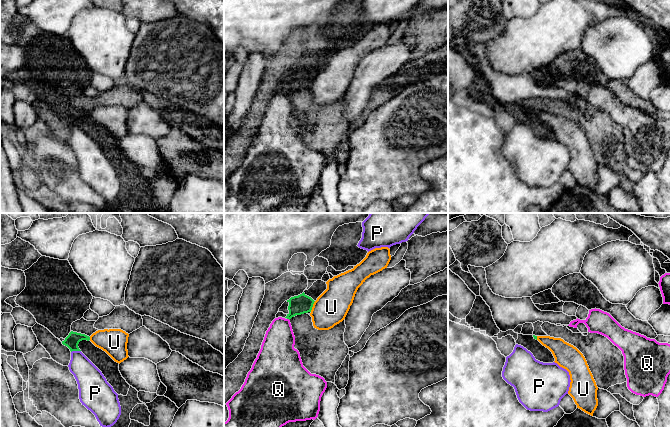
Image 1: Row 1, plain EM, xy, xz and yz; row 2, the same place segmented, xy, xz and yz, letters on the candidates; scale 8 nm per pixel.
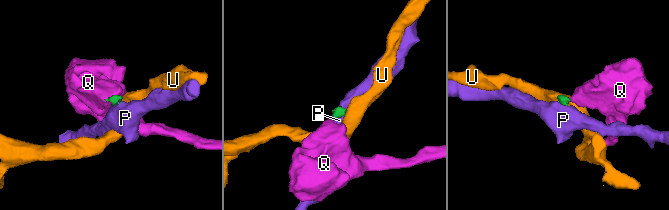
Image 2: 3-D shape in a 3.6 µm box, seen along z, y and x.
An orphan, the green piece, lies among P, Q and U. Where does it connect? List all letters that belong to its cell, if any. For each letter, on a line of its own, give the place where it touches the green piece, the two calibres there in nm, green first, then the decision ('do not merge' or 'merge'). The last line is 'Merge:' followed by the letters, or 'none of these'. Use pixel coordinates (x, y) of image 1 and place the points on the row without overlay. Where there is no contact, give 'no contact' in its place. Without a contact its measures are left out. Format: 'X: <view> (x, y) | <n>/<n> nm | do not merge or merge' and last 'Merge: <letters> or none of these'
P: xy (75, 126) | 110/200 nm | do not merge
Q: xz (288, 94) | 150/260 nm | do not merge
U: xz (312, 82) | 150/280 nm | do not merge
Merge: none of these

